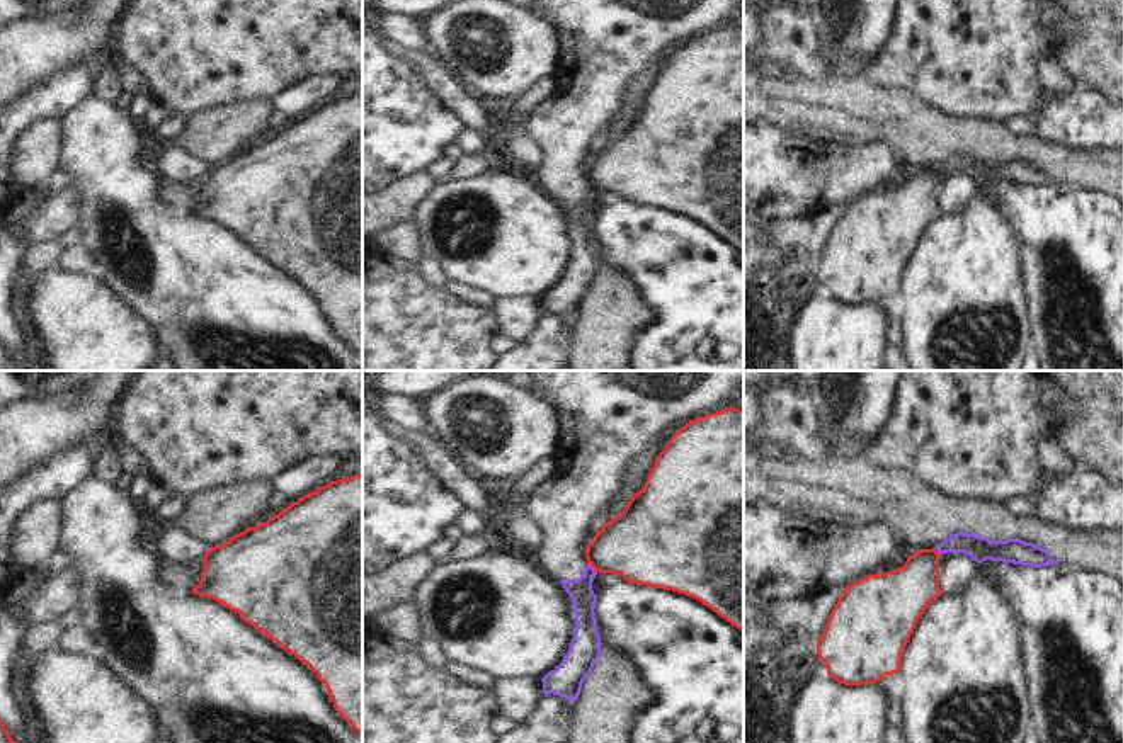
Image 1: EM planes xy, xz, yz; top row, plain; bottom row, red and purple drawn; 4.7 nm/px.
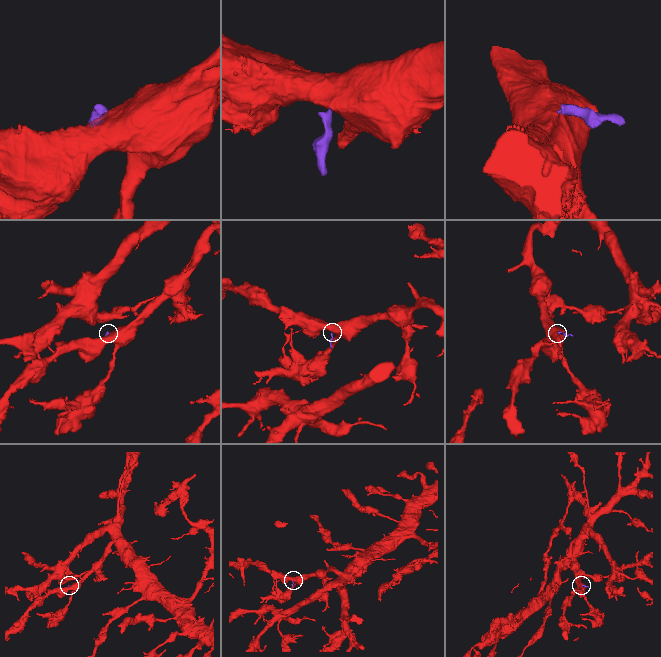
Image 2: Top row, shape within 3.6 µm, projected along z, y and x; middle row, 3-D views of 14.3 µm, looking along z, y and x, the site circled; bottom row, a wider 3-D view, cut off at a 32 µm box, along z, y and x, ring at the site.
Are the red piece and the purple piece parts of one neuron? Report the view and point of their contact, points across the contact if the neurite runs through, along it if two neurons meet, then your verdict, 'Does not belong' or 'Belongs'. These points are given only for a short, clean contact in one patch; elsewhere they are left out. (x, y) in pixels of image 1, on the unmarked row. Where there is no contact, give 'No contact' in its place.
Touches red at xz (592, 186). Boundary: xz (587, 182), (596, 191). Does not belong

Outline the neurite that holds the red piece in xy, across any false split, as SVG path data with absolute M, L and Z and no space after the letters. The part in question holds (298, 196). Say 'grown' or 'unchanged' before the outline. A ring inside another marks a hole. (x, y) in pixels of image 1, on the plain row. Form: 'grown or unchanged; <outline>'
unchanged; M354 94L320 105L316 111L293 121L267 141L248 146L230 156L225 163L211 167L206 170L202 180L201 201L191 213L213 218L230 230L238 231L247 243L254 245L282 269L306 282L316 292L318 299L325 303L335 330L362 355L362 94Z

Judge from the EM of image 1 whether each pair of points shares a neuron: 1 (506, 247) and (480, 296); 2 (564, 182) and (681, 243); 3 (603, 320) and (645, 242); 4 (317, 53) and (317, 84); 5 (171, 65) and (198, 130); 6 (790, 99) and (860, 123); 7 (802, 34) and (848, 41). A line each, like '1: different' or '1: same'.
1: different
2: different
3: different
4: different
5: different
6: same
7: different

